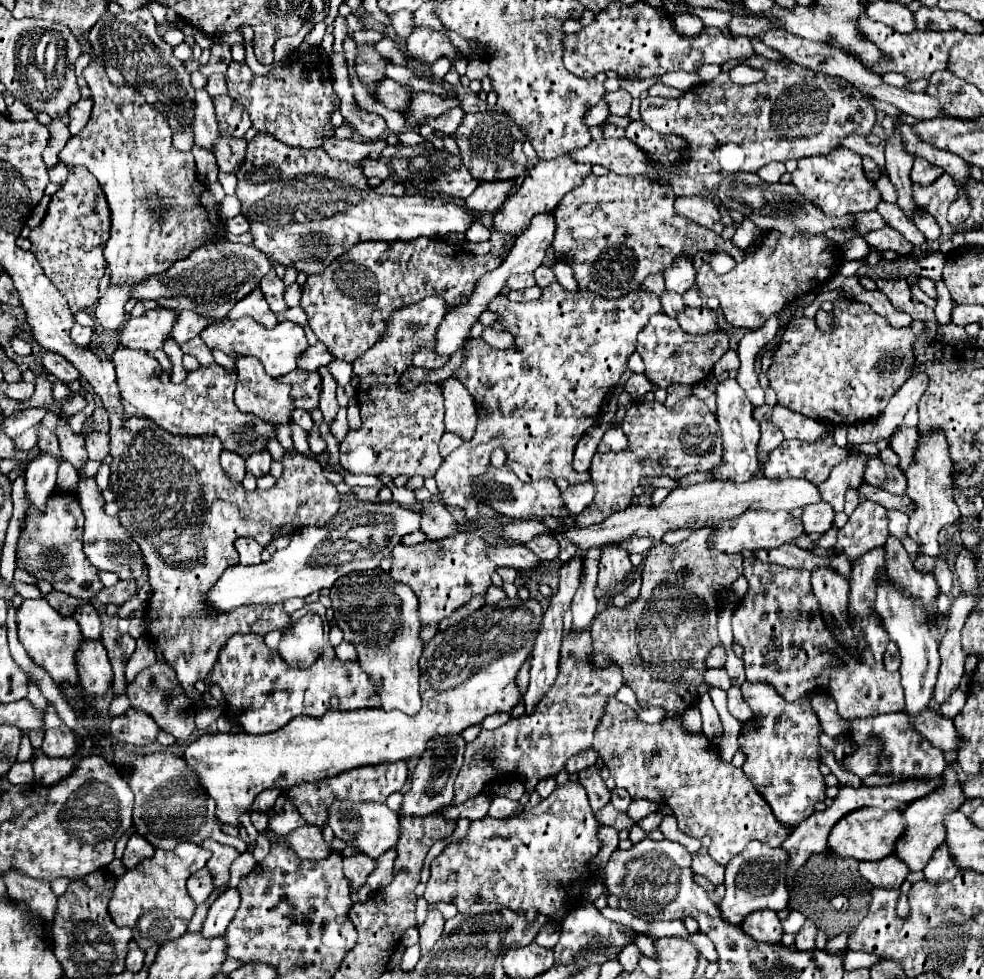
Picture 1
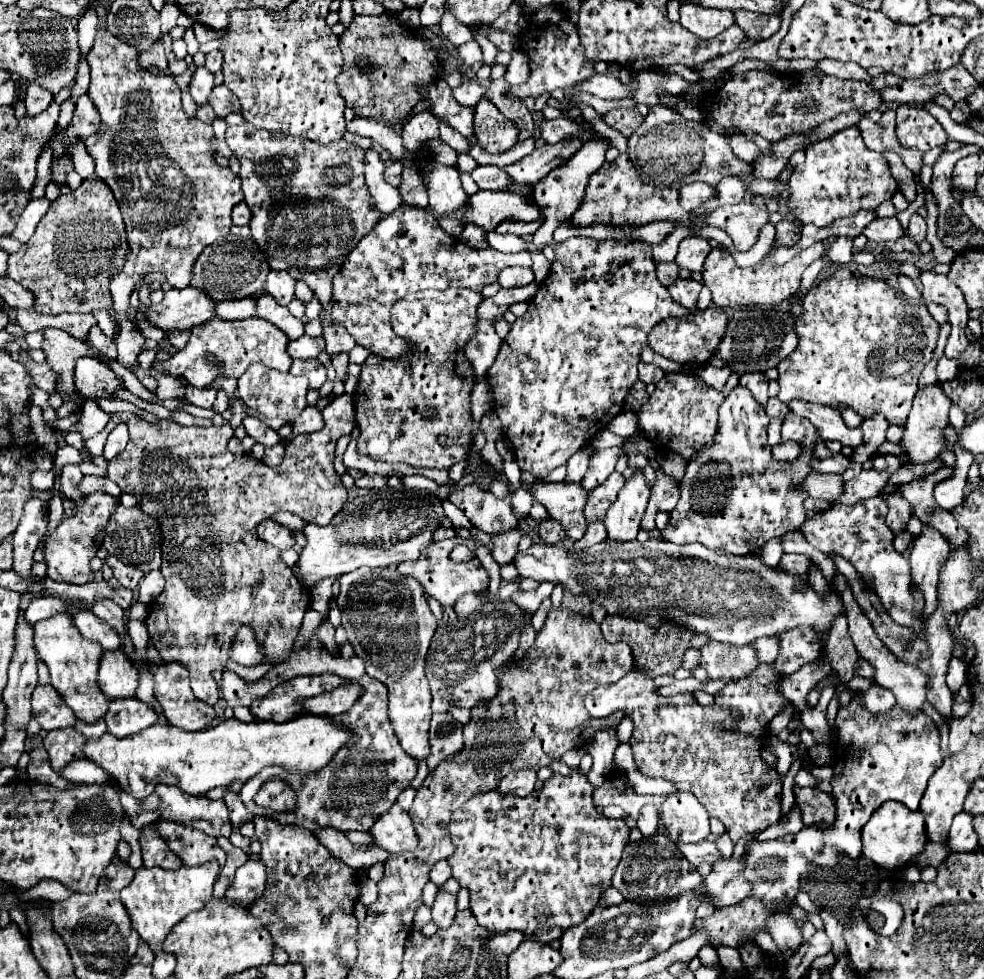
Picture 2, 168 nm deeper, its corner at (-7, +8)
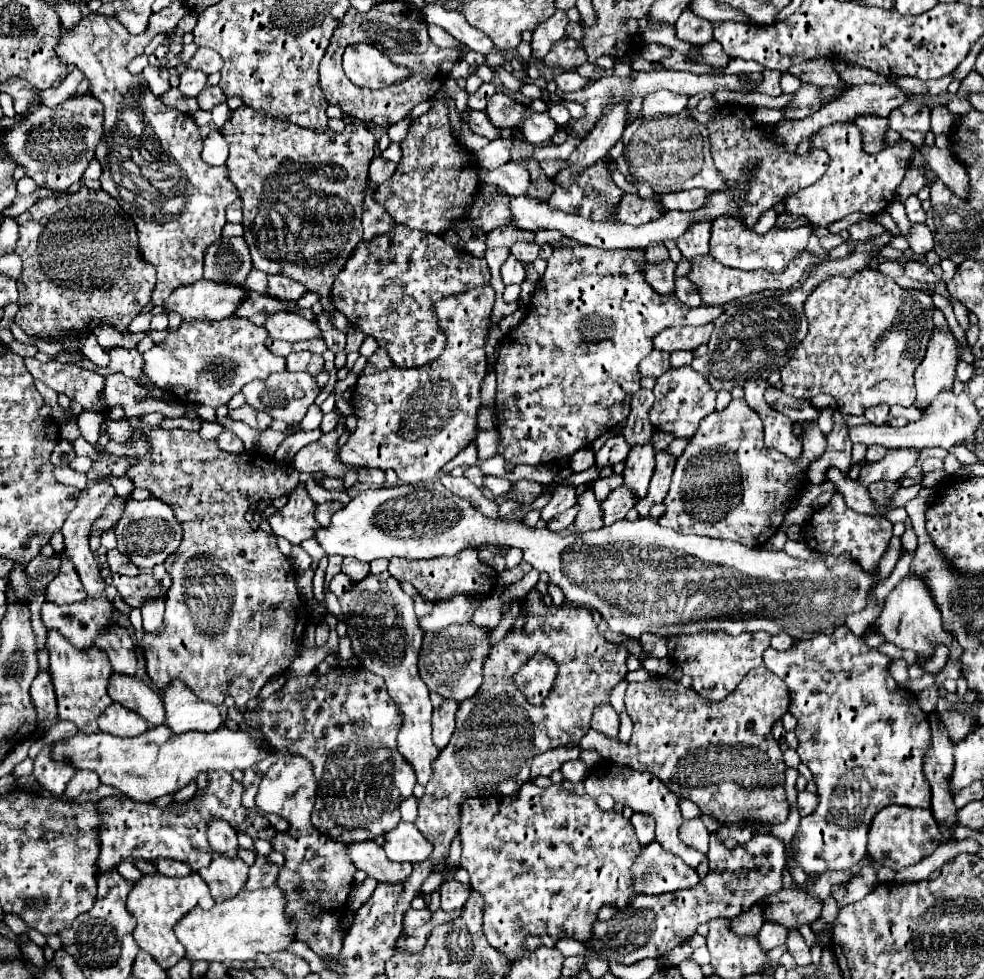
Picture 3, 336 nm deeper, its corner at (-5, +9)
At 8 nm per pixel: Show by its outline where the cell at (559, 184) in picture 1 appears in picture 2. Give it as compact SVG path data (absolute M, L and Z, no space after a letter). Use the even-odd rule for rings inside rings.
M501 222L495 228L495 232L499 232L499 234L511 233L524 237L533 234L539 226L541 226L541 222L531 222L531 224L525 224L525 222Z

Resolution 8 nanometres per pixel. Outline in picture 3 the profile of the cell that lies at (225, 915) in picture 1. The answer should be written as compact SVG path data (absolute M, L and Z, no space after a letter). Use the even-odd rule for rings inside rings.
M257 857L253 867L249 869L249 879L243 887L243 891L255 891L255 889L265 889L271 887L277 881L277 873L279 867L275 863L271 863L267 857Z

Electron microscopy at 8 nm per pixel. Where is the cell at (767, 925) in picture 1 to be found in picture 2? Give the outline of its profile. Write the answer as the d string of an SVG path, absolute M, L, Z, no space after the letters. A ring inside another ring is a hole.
M777 912L769 918L769 924L767 924L767 930L769 934L773 936L773 940L777 942L779 950L785 954L785 952L797 952L803 944L803 936L801 936L801 930L797 928L797 924L793 922L793 918L789 914L783 914L783 912Z

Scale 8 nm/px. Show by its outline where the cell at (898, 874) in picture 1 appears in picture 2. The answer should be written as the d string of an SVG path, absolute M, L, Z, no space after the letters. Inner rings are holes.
M927 844L925 852L921 856L917 856L911 864L919 864L919 866L939 866L947 856L949 856L949 848L945 848L945 844Z

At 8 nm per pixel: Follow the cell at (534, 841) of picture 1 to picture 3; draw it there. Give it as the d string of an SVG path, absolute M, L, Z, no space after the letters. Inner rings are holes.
M527 781L517 793L513 795L489 795L489 797L473 797L473 799L465 799L461 809L459 809L459 819L461 819L461 827L459 827L459 835L461 835L461 869L465 869L471 877L471 887L473 891L481 893L485 899L485 907L483 907L483 933L487 937L487 941L497 947L499 951L503 951L503 955L507 955L509 961L519 959L519 955L525 955L527 951L533 951L539 945L545 947L553 947L557 943L557 939L561 937L573 937L581 943L587 943L587 939L591 939L591 927L593 921L597 919L599 909L605 903L617 905L617 907L627 907L627 903L633 897L633 883L631 883L631 865L635 861L635 855L639 855L641 845L635 837L633 825L615 811L601 811L599 805L595 803L593 797L589 795L577 795L577 793L569 793L565 791L561 785L551 785L547 789L537 787L535 783Z

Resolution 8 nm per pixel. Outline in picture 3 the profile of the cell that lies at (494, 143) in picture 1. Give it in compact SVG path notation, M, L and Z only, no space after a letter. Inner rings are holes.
M495 93L489 103L487 103L487 109L485 109L489 121L505 131L505 129L515 129L517 125L521 125L523 117L527 115L527 107L513 101L511 97L507 97L505 93Z

